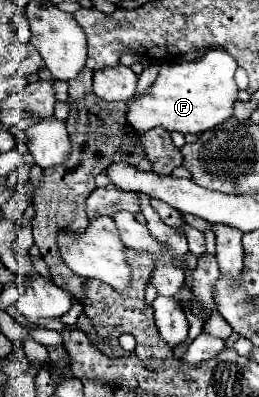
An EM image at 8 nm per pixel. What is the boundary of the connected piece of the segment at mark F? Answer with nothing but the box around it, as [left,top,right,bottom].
[127,50,239,134]

